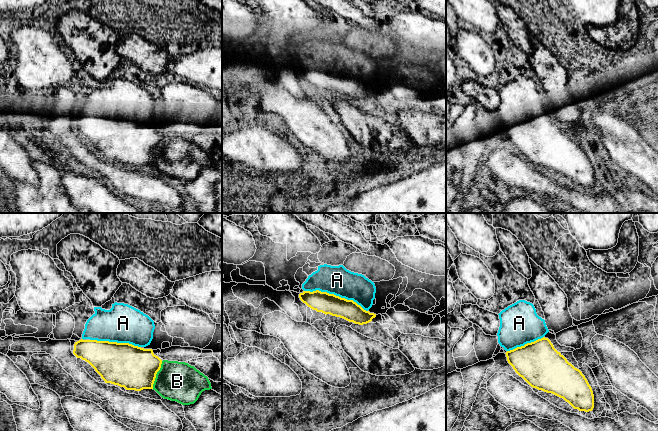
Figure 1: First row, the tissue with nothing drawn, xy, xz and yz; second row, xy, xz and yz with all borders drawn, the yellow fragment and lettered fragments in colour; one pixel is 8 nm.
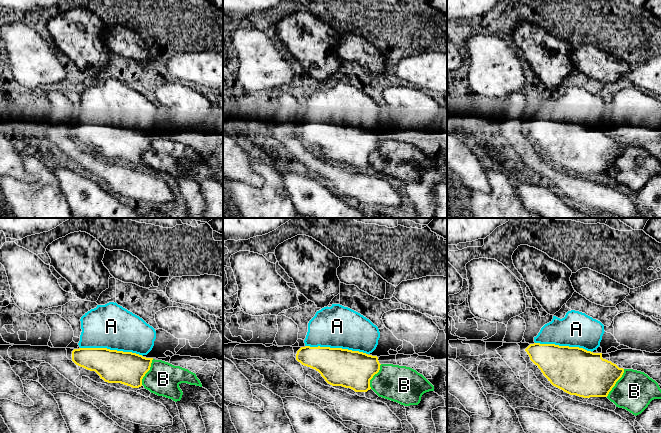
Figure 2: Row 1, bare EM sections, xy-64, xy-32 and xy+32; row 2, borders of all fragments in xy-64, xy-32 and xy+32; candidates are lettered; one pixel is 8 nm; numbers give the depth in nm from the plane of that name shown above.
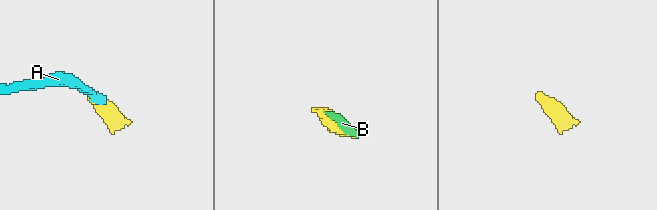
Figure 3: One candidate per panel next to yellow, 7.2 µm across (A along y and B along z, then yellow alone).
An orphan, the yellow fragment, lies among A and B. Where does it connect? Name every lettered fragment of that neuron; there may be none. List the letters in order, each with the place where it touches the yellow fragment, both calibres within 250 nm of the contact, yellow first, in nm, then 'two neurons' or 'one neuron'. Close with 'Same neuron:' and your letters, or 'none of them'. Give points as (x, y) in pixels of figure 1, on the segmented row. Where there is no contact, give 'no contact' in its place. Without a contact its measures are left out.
A: xz (335, 295) | 160/240 nm | one neuron
B: xy (155, 375) | 360/320 nm | two neurons
Same neuron: A

